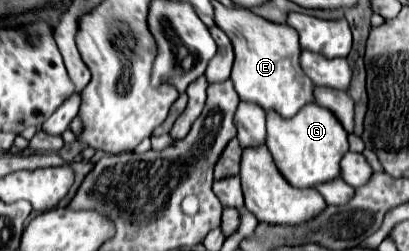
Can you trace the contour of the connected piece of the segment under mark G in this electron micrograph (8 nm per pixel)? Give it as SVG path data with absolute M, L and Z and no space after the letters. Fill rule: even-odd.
M313 104L289 120L279 118L279 114L267 114L267 148L291 186L315 188L341 178L341 160L349 152L349 142L339 120L327 108Z

